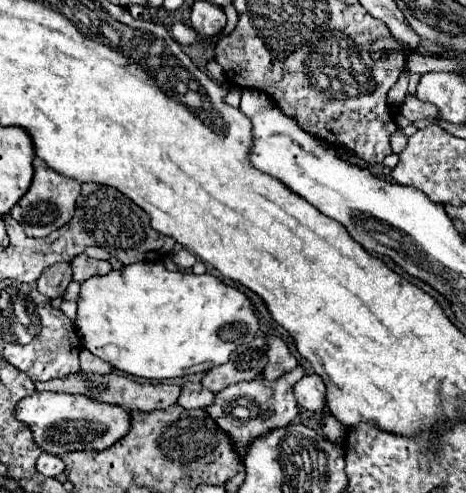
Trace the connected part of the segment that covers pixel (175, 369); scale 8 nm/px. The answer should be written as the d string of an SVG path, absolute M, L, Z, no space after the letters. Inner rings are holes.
M133 263L123 267L121 271L111 271L103 277L91 277L81 285L81 293L77 299L77 333L85 345L85 349L89 349L93 355L97 355L99 359L111 363L115 369L125 371L129 375L137 375L137 377L145 377L145 379L175 379L175 377L183 377L183 375L191 375L191 373L205 373L215 365L223 365L229 361L231 353L243 345L249 343L251 339L255 339L259 335L261 323L255 311L253 301L239 289L225 285L223 281L219 281L213 275L195 275L195 273L183 273L183 271L167 271L163 263Z

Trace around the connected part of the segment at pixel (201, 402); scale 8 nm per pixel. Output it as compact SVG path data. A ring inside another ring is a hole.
M185 383L177 403L185 409L205 409L213 401L215 401L215 393L205 389L201 383Z

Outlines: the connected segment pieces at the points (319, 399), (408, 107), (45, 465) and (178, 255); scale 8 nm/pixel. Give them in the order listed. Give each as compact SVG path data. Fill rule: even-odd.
M305 375L301 381L295 383L293 387L295 397L299 401L299 405L303 405L303 409L311 411L311 413L325 413L325 385L321 381L321 377L317 375Z
M405 95L405 99L399 103L399 111L403 117L407 117L409 121L417 121L421 117L437 117L437 109L433 109L433 105L421 101L417 95Z
M41 453L41 457L37 459L37 471L41 471L45 477L55 477L59 473L63 473L65 463L51 453Z
M179 249L173 253L173 263L179 267L179 269L191 269L195 265L197 257L193 253L189 253L187 249Z

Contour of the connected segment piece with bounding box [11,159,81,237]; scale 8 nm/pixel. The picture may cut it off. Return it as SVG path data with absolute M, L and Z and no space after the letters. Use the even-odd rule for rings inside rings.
M35 159L33 167L35 167L33 183L31 183L29 191L21 197L21 201L11 209L11 217L23 227L23 231L29 237L45 237L45 235L53 233L55 229L63 227L73 217L75 201L81 193L81 183L75 179L67 179L63 175L57 175L41 159Z

